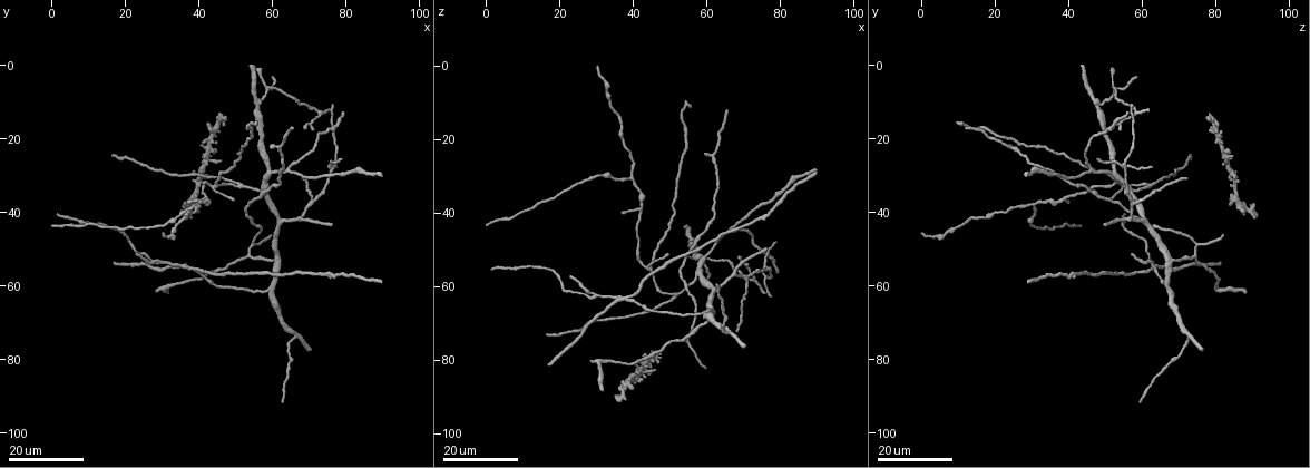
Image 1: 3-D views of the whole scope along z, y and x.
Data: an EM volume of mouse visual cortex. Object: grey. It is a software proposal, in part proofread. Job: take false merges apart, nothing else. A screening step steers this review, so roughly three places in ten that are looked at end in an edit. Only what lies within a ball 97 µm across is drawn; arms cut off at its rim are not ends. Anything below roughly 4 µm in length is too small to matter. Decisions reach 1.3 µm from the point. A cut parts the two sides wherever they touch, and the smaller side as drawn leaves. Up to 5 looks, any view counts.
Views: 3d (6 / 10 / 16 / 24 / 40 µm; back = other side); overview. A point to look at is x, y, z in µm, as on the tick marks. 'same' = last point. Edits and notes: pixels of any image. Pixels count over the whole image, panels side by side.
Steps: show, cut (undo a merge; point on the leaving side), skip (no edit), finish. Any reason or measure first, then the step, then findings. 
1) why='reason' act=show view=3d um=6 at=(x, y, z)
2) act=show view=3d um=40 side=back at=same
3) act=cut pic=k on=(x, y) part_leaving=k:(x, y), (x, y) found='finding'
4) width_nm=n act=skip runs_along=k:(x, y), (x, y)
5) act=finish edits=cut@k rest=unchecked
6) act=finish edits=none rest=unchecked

why='four or more arms meet' act=show view=3d um=16 at=(45.0, 32.5, 55.5)

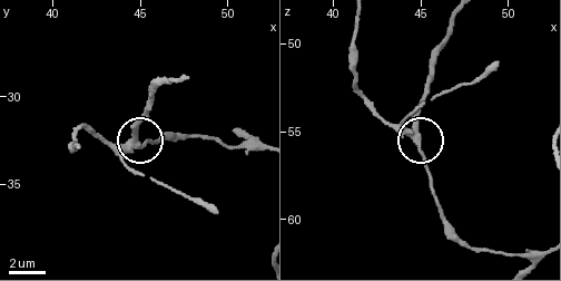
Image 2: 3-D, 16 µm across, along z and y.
why='zoom in' act=show view=3d um=6 at=(44.5, 32.5, 55.0)

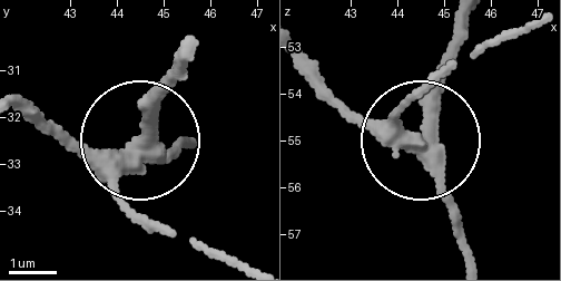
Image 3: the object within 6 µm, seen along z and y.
arms=4 act=cut pic=3 on=(145, 107) part_leaving=3:(148, 141), (179, 68) found='two cells meet here'

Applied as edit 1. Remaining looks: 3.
why='thin arm on a thick one' act=show view=3d um=24 at=(62.5, 42.5, 61.0)

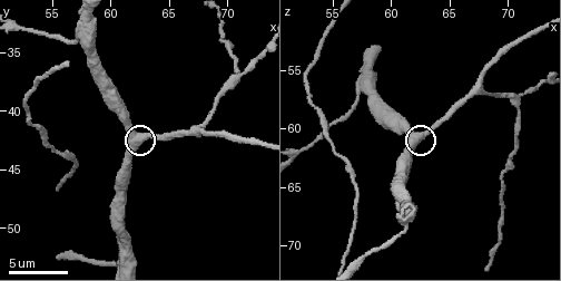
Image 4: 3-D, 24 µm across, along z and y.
why='zoom in' act=show view=3d um=6 at=(62.2, 42.4, 60.6)

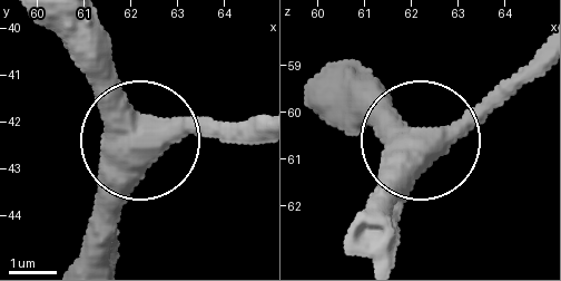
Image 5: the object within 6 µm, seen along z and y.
side_arm_um=44 act=skip runs_along=5:(98, 193), (134, 148), (262, 133) found='all the same cell'

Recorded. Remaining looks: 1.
act=finish edits=cut@3 rest=unchecked

